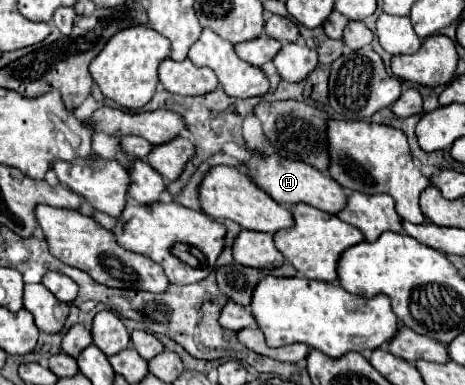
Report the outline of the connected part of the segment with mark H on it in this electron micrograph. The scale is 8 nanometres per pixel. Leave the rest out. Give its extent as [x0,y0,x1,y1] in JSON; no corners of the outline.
[246,154,348,214]

